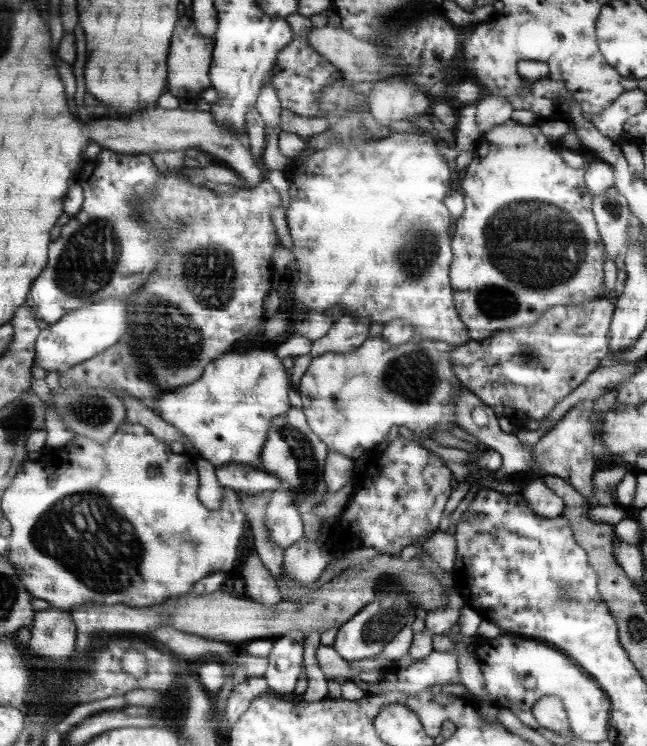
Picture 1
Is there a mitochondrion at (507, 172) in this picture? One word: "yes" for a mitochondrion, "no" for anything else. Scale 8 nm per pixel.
no

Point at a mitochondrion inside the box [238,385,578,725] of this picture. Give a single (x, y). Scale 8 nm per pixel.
(302, 451)

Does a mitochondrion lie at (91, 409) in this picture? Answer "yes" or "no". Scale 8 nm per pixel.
yes

